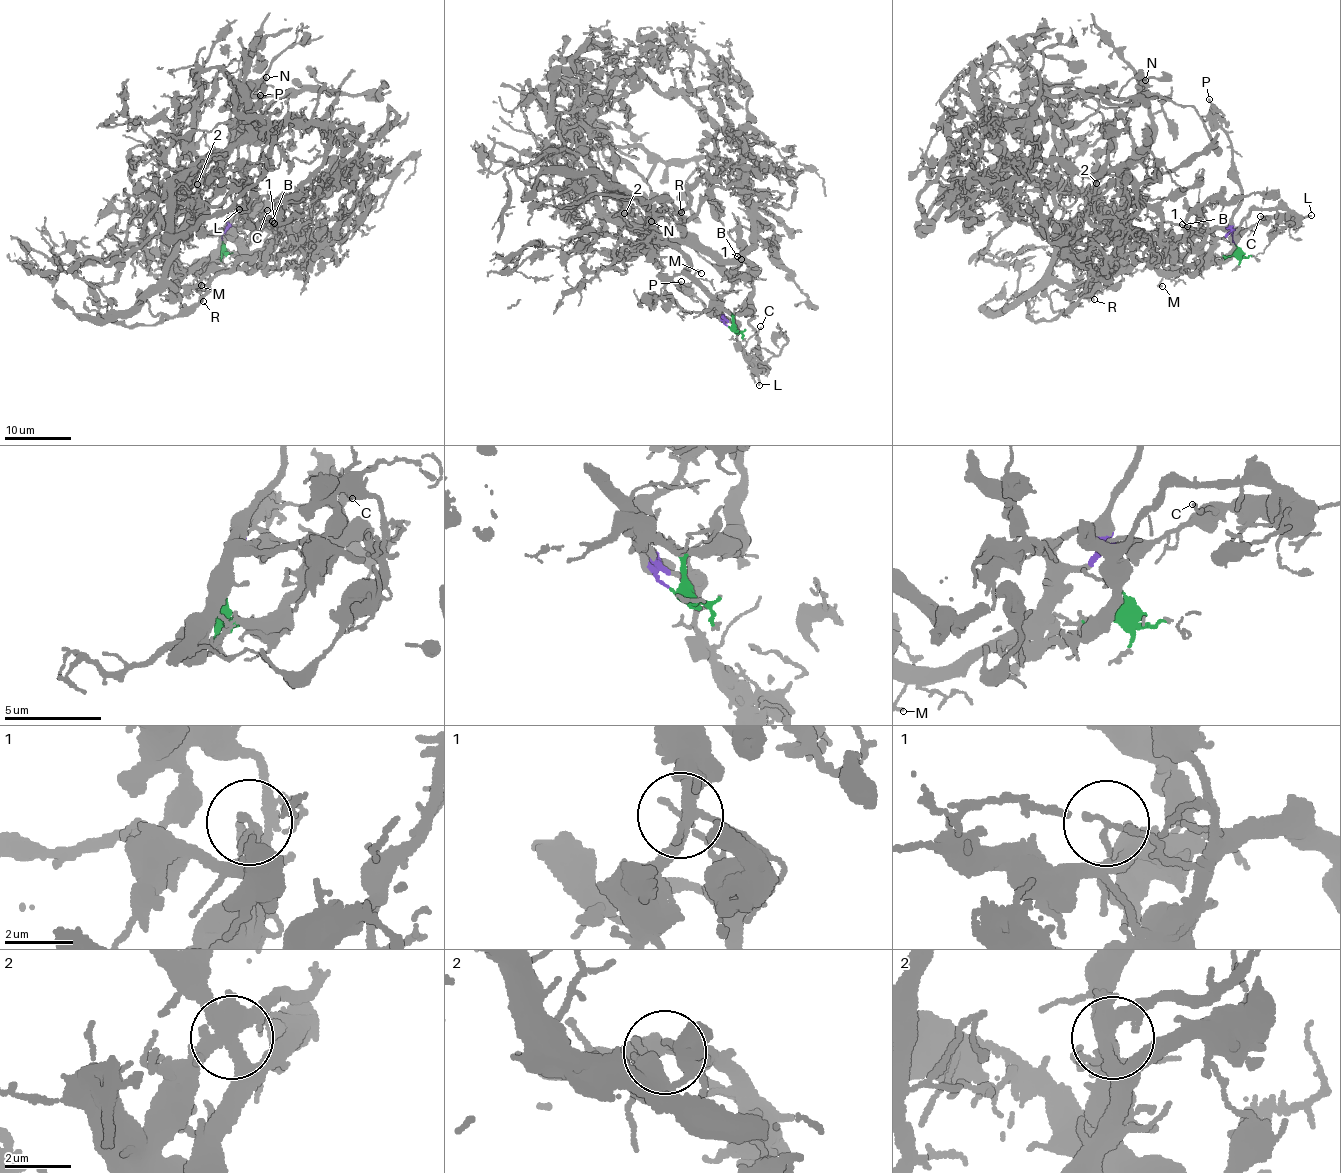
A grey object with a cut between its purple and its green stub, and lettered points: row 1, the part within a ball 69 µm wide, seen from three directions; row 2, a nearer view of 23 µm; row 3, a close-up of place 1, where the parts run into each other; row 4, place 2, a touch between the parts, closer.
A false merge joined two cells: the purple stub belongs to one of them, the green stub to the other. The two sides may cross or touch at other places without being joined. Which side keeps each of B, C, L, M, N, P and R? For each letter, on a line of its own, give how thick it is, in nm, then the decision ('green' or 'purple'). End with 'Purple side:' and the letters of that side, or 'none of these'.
B: calibre 100 nm; green
C: calibre 130 nm; purple
L: calibre 160 nm; purple
M: calibre 180 nm; purple
N: calibre 600 nm; green
P: calibre 200 nm; purple
R: calibre 100 nm; green
Purple side: C, L, M, P

